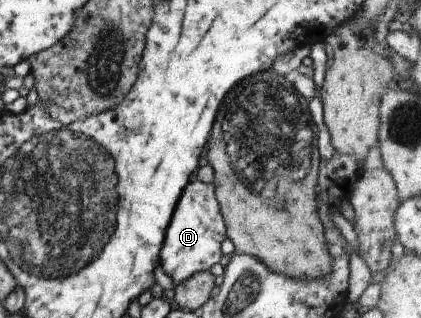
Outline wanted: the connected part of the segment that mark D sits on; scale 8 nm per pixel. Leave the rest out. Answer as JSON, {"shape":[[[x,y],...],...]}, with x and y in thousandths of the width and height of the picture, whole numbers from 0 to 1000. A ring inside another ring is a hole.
{"shape":[[[451,572],[437,591],[399,704],[380,786],[378,833],[409,877],[411,899],[423,896],[456,862],[496,852],[506,830],[518,827],[527,805],[523,770],[534,748],[534,708],[511,623],[508,585],[485,572]]]}

